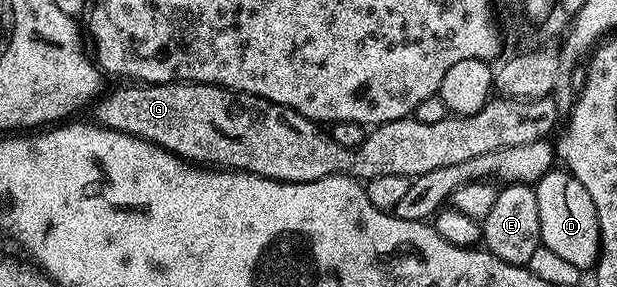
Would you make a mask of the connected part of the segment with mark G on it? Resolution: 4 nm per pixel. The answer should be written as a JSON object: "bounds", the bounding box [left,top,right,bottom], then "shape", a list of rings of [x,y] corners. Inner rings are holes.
{"bounds":[93,83,560,183],"shape":[[[130,83],[127,89],[114,89],[111,93],[103,92],[93,102],[93,109],[93,120],[102,128],[152,141],[169,153],[175,153],[183,161],[197,163],[202,167],[225,167],[230,171],[254,173],[258,177],[267,177],[273,181],[292,183],[308,183],[337,173],[357,177],[363,182],[372,180],[376,175],[404,175],[413,179],[428,171],[436,171],[440,167],[452,167],[452,163],[468,163],[468,159],[476,159],[476,155],[488,155],[492,151],[547,140],[551,136],[549,133],[554,128],[555,130],[559,128],[558,112],[560,112],[560,106],[553,96],[541,97],[535,101],[492,99],[471,117],[451,115],[440,119],[440,123],[422,123],[409,116],[383,125],[375,125],[367,132],[362,145],[351,151],[336,143],[336,139],[319,122],[310,121],[286,105],[272,103],[254,93],[237,93],[235,89],[221,89],[218,85]]]}

